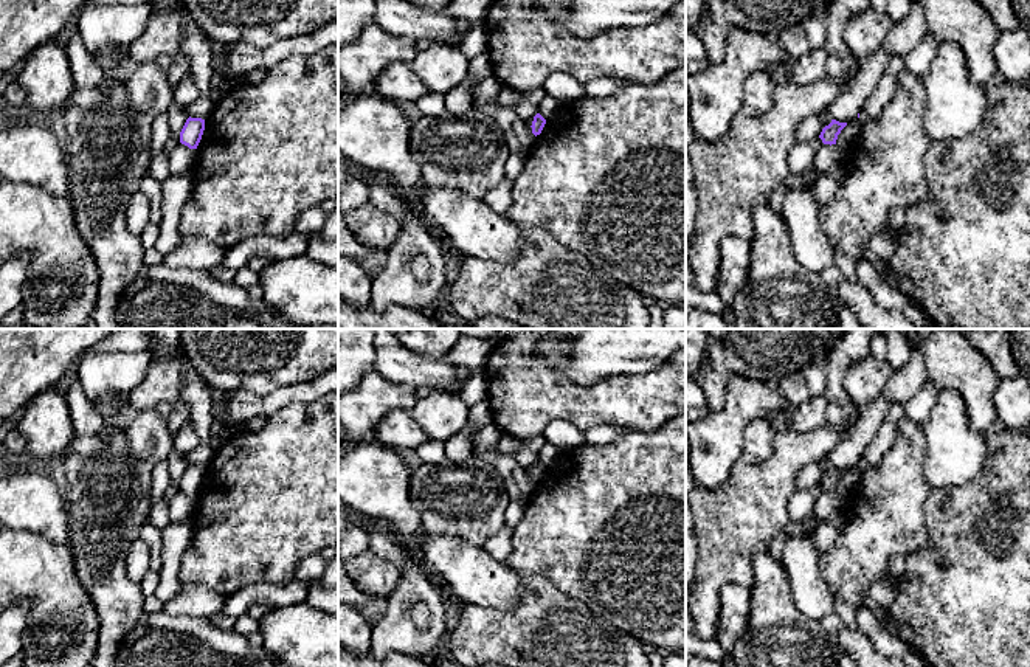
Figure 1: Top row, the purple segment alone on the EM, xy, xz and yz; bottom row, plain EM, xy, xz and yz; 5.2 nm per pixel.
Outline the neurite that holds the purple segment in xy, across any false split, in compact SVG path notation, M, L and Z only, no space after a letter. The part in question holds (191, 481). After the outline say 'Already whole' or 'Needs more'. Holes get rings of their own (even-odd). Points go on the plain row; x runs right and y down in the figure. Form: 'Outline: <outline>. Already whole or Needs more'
Outline: M189 464L180 479L180 490L188 493L189 496L197 496L203 478L205 478L205 467Z. Already whole

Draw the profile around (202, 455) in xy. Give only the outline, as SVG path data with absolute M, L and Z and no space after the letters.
M197 444L197 447L191 453L183 454L183 458L191 465L206 467L211 462L214 453L216 447L213 444L208 445Z

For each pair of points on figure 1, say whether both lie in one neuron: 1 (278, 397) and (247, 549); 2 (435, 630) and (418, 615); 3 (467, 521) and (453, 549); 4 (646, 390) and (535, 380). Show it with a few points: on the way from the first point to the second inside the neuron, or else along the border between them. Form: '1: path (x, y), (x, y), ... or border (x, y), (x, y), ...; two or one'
1: border (311, 402), (290, 402), (266, 416); two
2: border (413, 602), (410, 618), (424, 627); two
3: border (422, 532), (466, 539), (480, 548); two
4: path (618, 399), (563, 399); one

